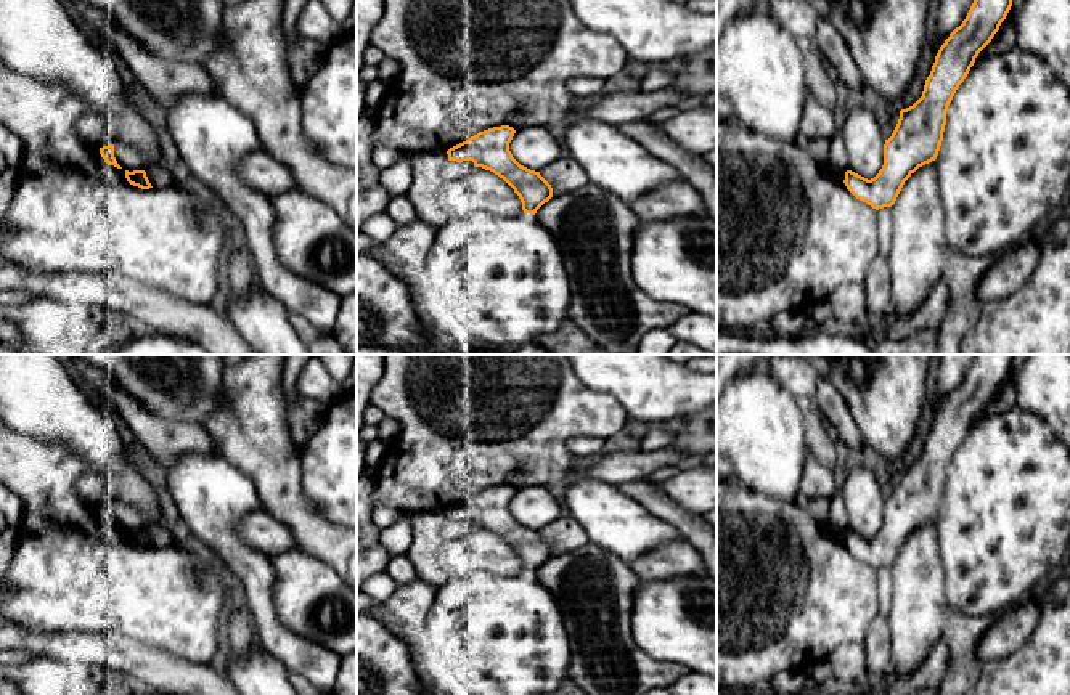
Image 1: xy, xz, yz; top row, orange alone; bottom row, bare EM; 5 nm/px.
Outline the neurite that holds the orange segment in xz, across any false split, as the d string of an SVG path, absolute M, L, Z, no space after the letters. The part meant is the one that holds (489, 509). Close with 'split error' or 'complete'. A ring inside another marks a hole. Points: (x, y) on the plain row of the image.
M509 485L493 486L468 498L447 510L448 520L472 520L503 538L519 555L524 573L537 570L553 557L551 544L540 534L521 525L509 510L516 490Z; complete

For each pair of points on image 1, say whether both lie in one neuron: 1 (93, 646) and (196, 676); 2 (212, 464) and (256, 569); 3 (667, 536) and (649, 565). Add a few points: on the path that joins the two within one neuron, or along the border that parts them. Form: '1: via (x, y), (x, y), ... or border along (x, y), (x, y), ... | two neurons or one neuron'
1: via (119, 654), (171, 674) | one neuron
2: via (212, 490), (216, 528), (230, 543) | one neuron
3: border along (682, 538), (662, 544), (630, 564) | two neurons

